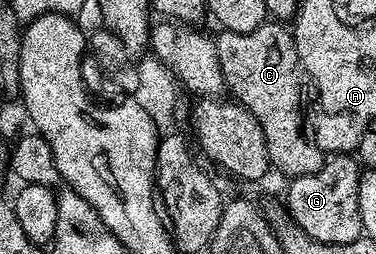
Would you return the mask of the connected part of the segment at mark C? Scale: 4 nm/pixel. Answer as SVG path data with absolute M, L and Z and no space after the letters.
M265 22L257 30L252 32L228 32L226 30L220 31L218 35L214 37L215 49L217 50L217 58L219 59L219 69L223 75L226 87L231 88L230 95L237 98L238 103L242 104L244 108L248 108L253 114L253 118L257 118L257 122L261 126L261 134L265 134L265 146L267 147L267 153L271 159L271 168L274 171L284 172L287 178L294 178L297 176L304 176L305 174L313 174L317 170L321 170L323 165L325 154L319 149L319 145L315 143L314 139L303 129L303 80L305 84L305 73L303 71L303 63L299 61L299 55L295 49L295 38L290 31L287 32L282 23L279 22Z

